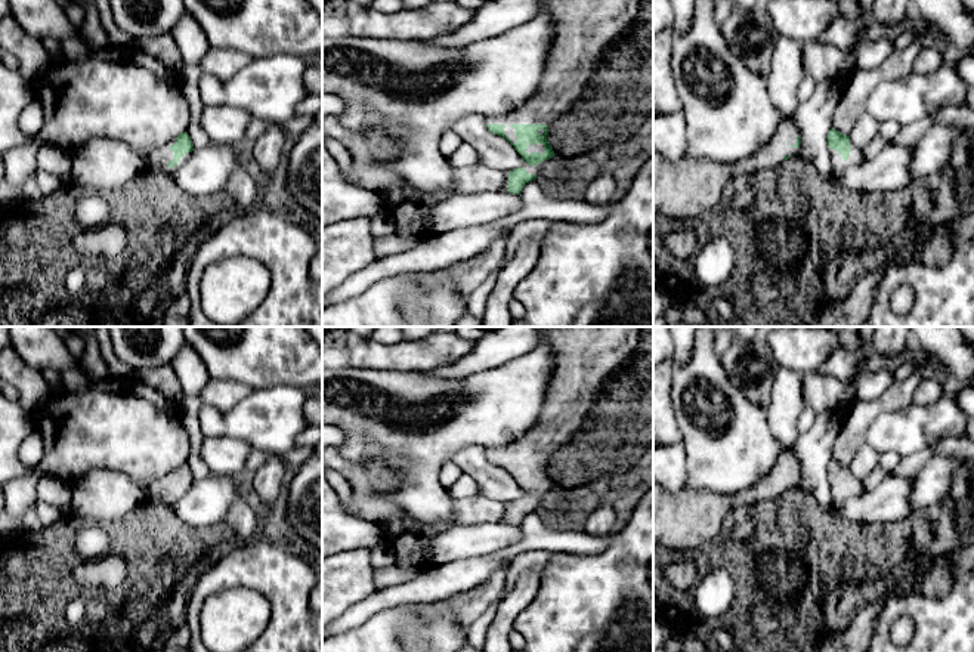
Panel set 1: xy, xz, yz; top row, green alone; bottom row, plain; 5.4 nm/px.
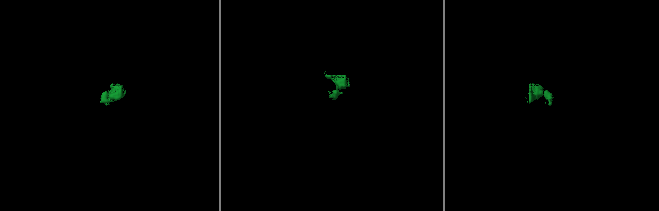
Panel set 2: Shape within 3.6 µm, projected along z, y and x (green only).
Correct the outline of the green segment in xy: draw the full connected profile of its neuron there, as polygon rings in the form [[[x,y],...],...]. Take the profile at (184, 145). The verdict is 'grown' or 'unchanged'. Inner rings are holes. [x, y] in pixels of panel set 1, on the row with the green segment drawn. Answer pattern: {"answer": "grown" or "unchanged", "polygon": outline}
{"answer": "grown", "polygon": [[[185,132],[151,152],[145,160],[145,170],[167,173],[171,176],[182,164],[186,163],[192,151],[194,143],[188,132]]]}

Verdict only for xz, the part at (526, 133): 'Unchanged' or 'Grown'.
Grown

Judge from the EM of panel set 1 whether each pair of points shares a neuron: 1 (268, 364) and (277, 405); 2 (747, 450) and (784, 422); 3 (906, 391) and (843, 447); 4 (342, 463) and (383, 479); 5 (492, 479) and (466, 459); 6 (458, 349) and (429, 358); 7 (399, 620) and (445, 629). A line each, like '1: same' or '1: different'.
1: different
2: different
3: same
4: same
5: same
6: same
7: same

